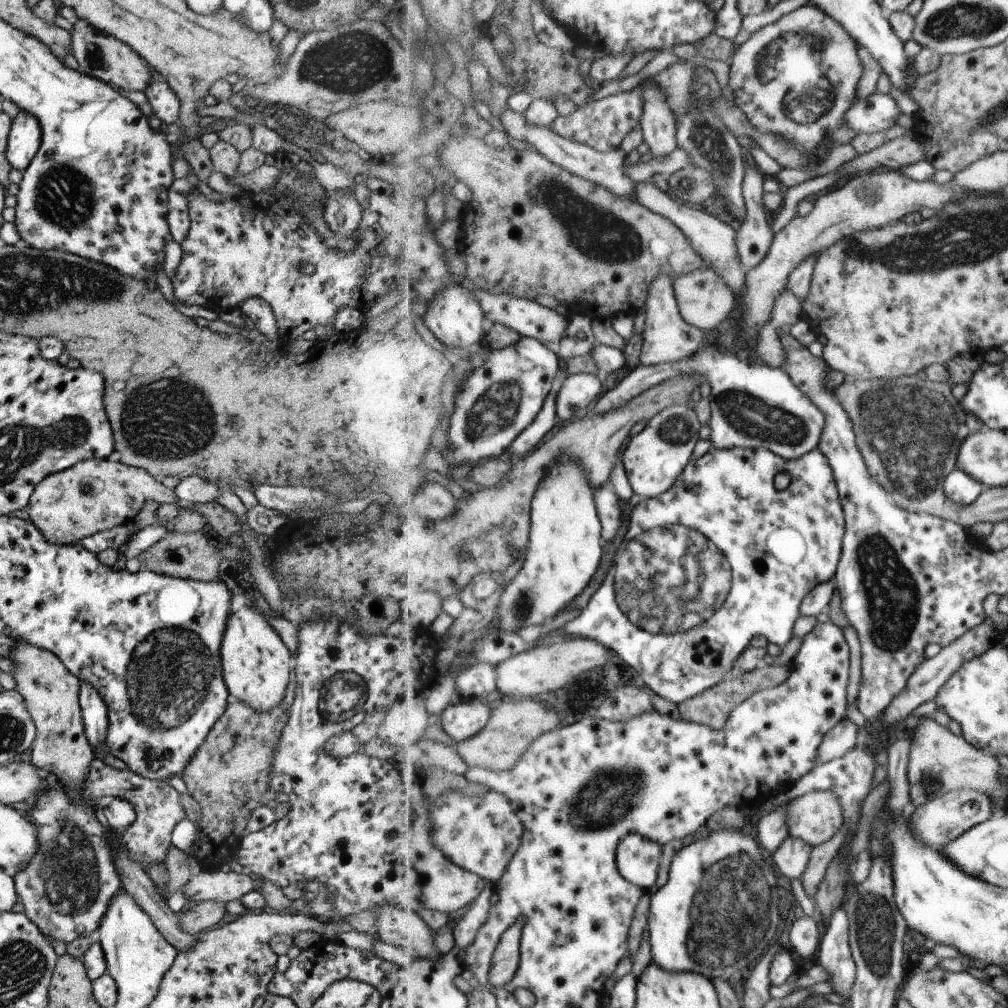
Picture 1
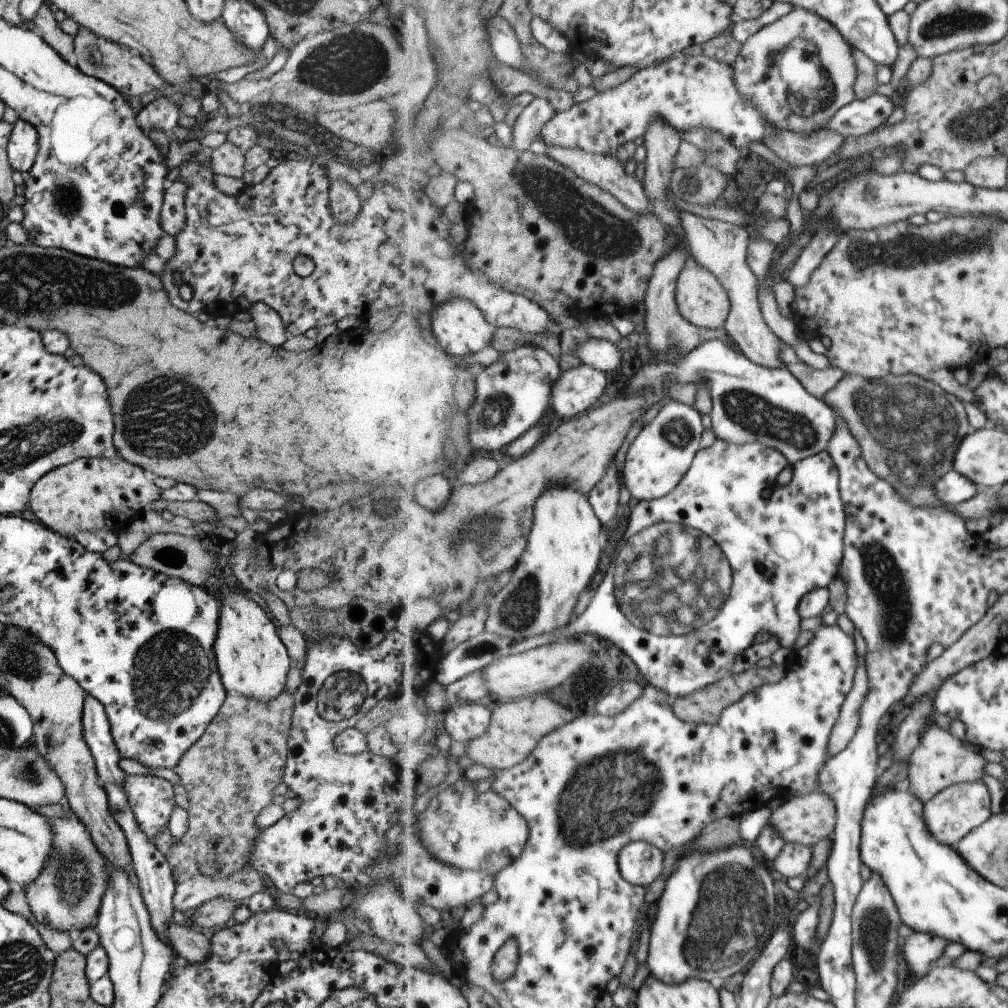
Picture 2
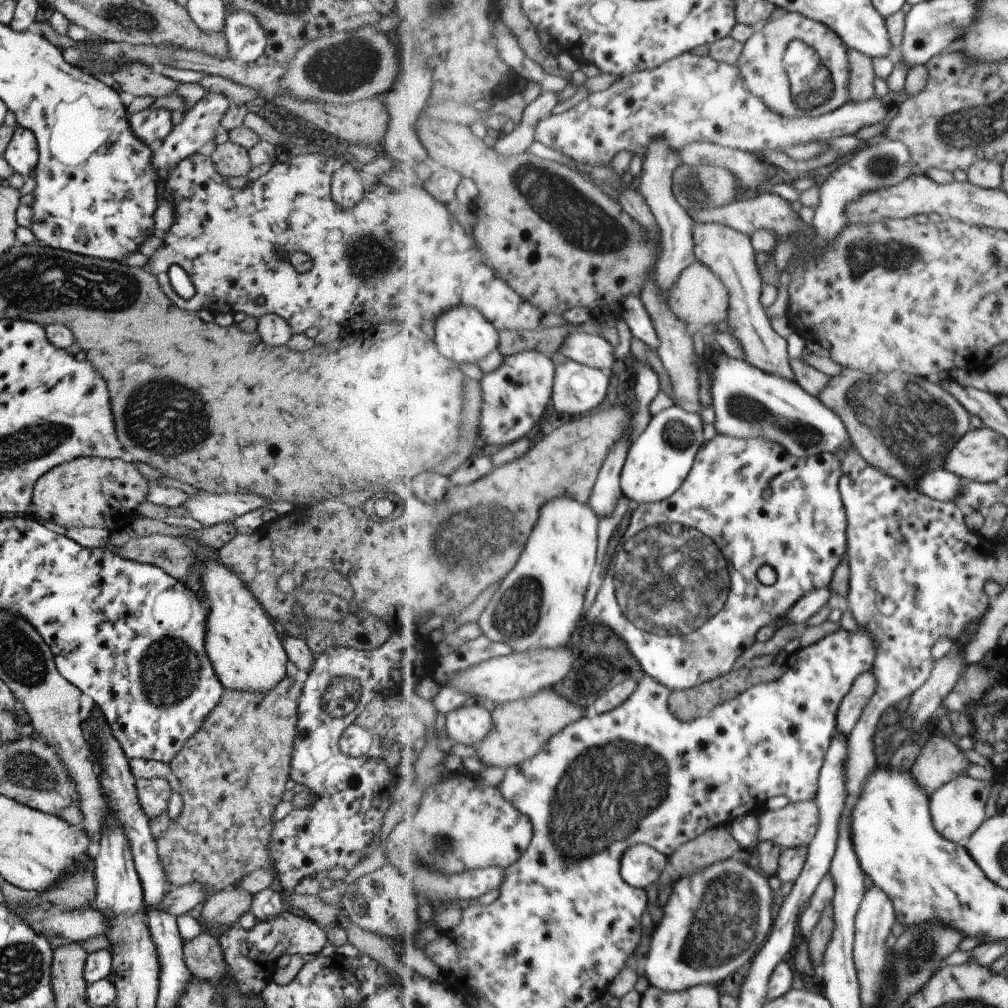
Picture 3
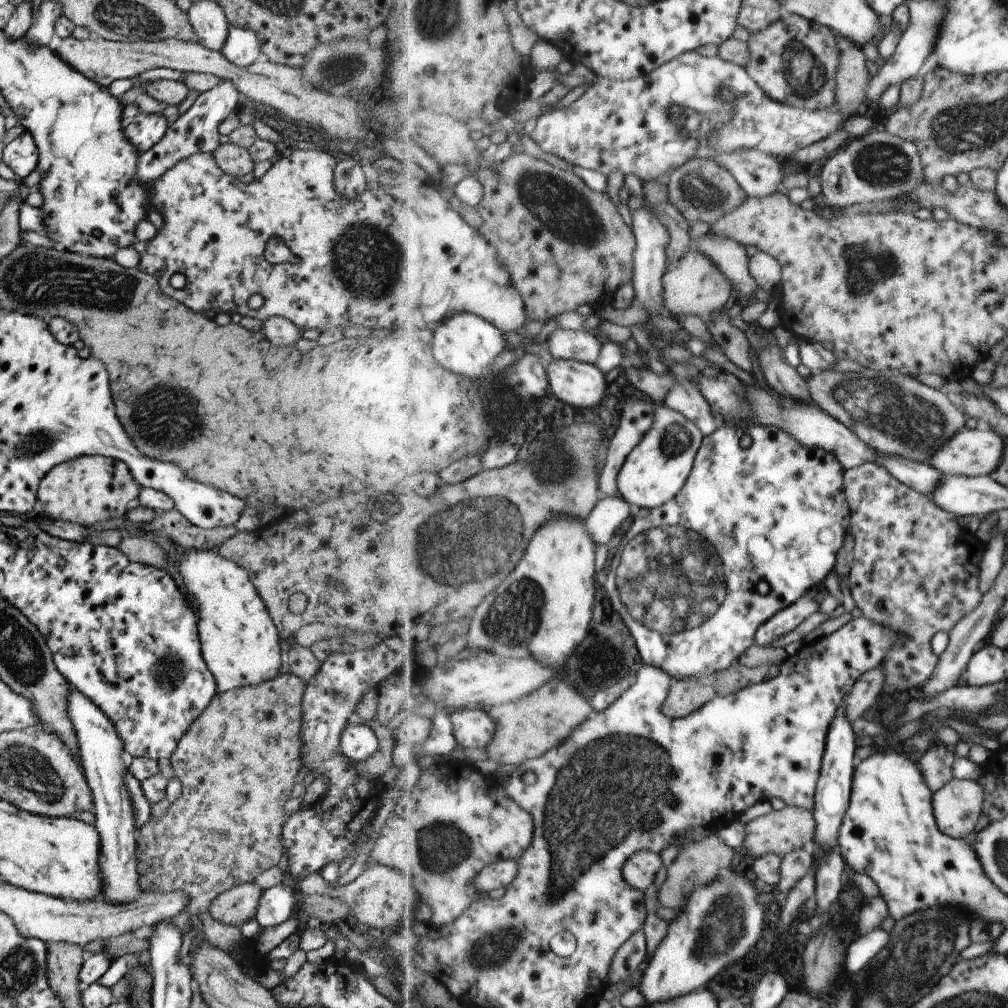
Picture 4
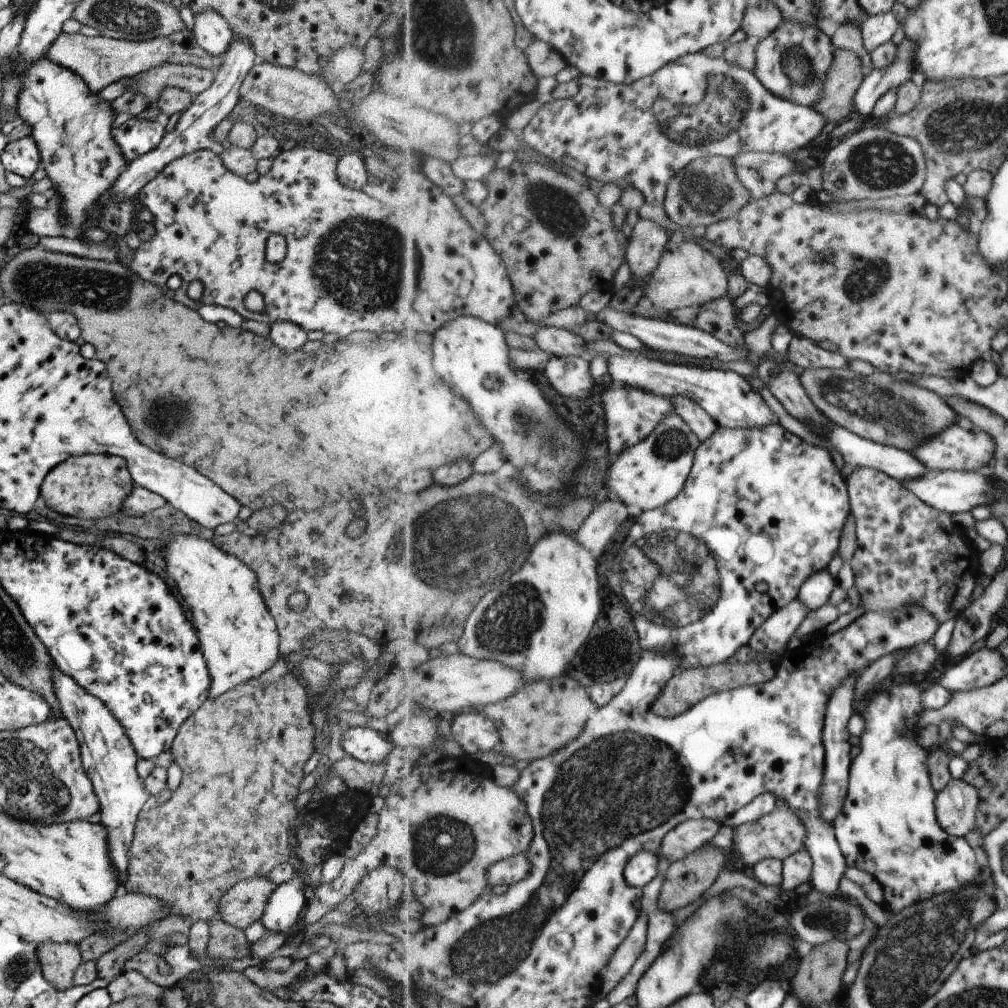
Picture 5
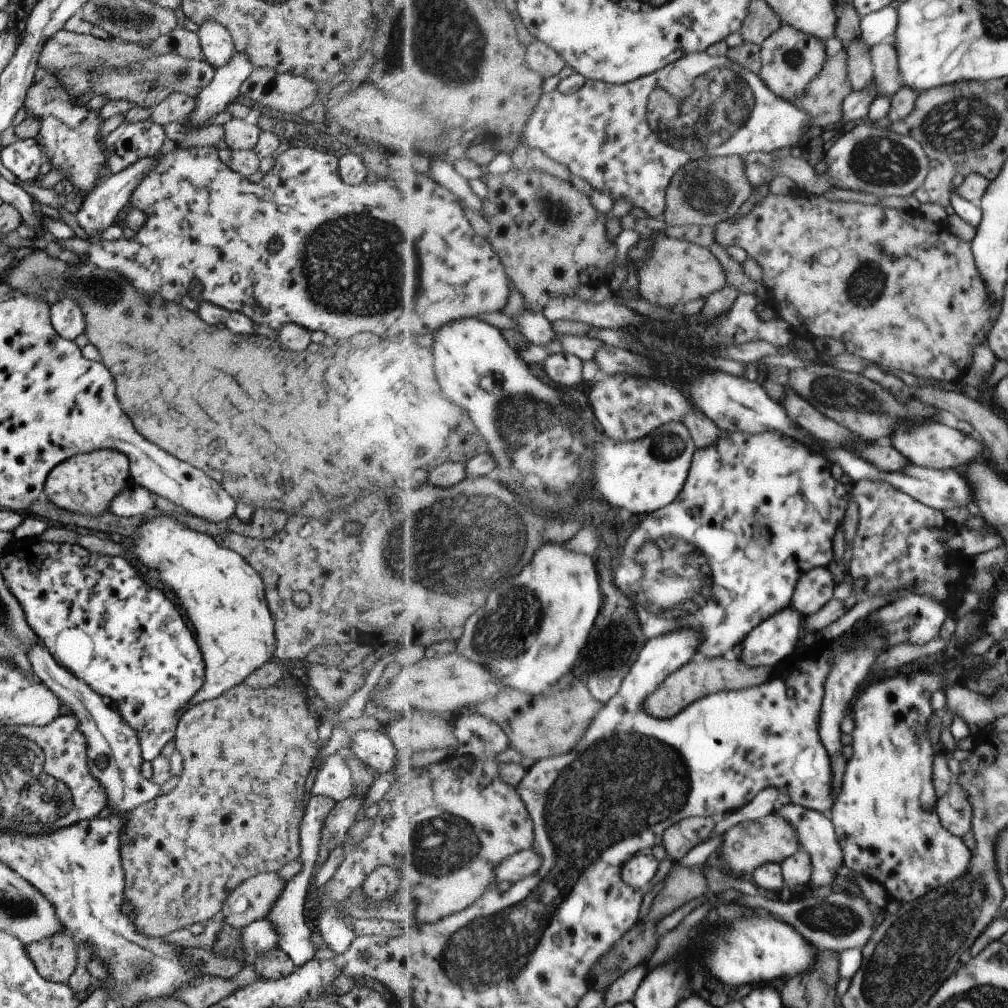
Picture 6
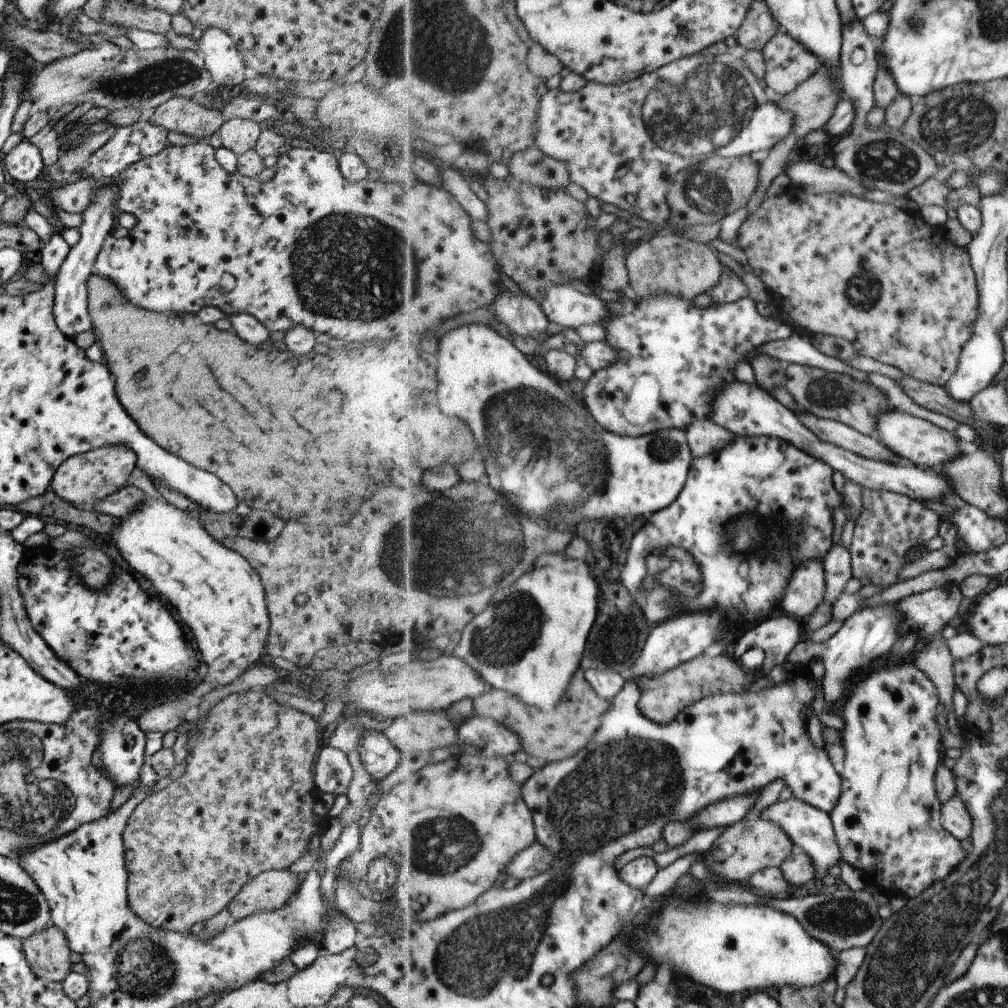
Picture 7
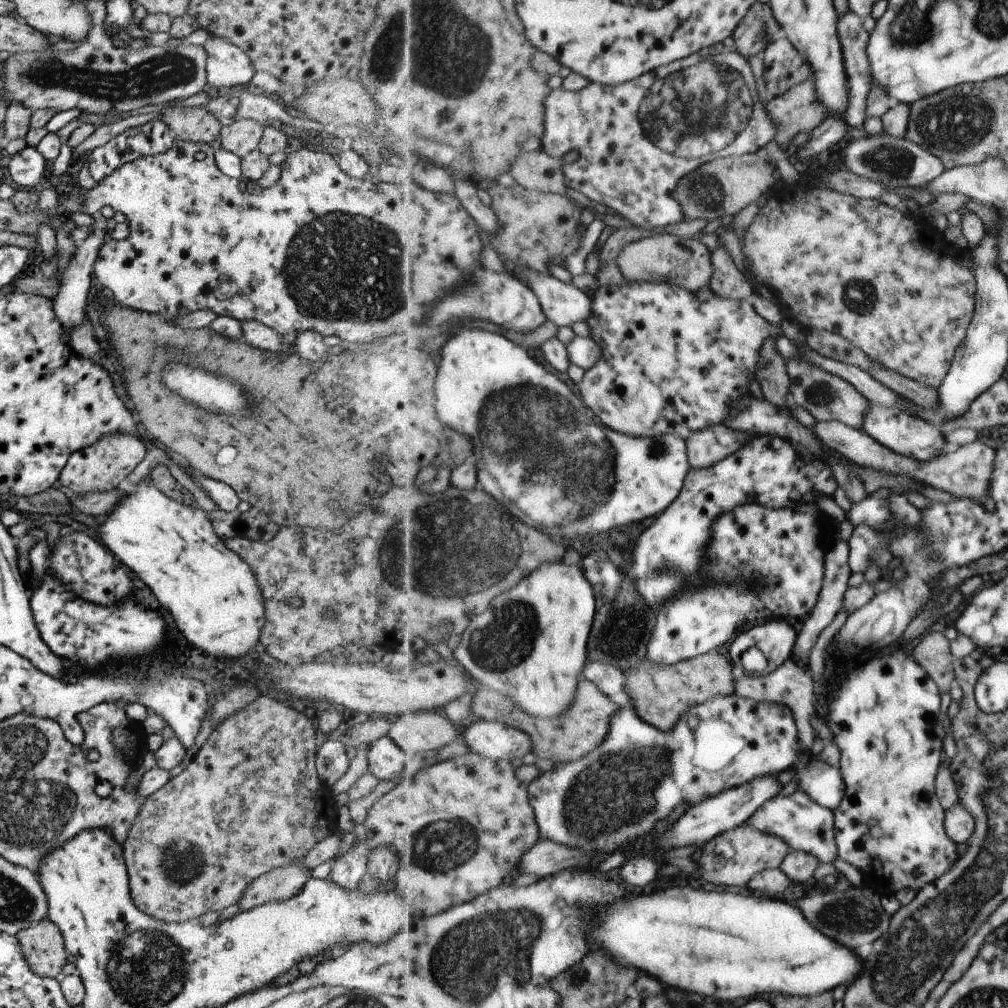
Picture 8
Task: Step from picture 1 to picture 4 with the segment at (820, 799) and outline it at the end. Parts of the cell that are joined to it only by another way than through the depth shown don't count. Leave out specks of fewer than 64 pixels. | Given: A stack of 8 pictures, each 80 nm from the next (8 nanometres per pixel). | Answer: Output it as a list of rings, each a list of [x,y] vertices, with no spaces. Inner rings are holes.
[[[786,805],[782,809],[773,809],[769,814],[749,822],[747,840],[744,847],[755,858],[767,853],[777,853],[784,857],[795,849],[810,847],[817,831],[814,812],[805,807]]]

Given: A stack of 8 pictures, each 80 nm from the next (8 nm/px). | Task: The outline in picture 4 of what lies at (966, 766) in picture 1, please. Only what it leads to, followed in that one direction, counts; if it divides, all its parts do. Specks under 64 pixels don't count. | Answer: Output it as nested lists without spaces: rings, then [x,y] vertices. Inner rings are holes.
[[[938,742],[919,761],[921,772],[933,792],[941,791],[953,777],[953,764],[957,755],[953,747]]]

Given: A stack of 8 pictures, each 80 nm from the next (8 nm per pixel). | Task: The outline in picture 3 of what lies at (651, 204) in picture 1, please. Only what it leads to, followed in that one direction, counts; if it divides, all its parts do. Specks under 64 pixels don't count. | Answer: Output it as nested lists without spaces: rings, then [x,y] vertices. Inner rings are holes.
[[[694,220],[694,251],[696,258],[703,261],[730,291],[730,314],[727,322],[731,332],[742,342],[746,360],[768,373],[797,381],[787,352],[787,340],[781,338],[761,306],[762,274],[756,261],[756,252],[751,238],[744,232],[721,223]]]

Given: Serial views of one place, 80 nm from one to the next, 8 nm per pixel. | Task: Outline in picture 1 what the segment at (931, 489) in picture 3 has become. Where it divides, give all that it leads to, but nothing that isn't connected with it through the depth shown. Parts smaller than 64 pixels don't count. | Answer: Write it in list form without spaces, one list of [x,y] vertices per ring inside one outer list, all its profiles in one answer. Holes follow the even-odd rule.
[[[953,470],[947,475],[941,490],[959,505],[970,505],[983,494],[985,485],[964,470]]]

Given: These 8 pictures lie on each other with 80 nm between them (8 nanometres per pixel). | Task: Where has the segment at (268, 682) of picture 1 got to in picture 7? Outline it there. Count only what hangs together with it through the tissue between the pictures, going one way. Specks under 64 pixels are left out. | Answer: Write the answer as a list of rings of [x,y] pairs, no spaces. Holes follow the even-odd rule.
[[[146,498],[137,509],[126,517],[119,519],[116,529],[111,534],[115,547],[123,560],[133,570],[140,572],[153,584],[158,598],[167,600],[177,614],[179,620],[191,630],[199,659],[207,666],[203,680],[193,689],[183,691],[173,702],[167,700],[153,707],[145,708],[135,720],[143,732],[162,732],[175,730],[190,711],[195,711],[201,698],[213,688],[225,687],[233,683],[249,667],[253,667],[258,658],[266,650],[266,638],[269,630],[264,588],[254,568],[237,551],[225,548],[216,541],[198,523],[195,513],[188,513],[171,506],[169,503]]]

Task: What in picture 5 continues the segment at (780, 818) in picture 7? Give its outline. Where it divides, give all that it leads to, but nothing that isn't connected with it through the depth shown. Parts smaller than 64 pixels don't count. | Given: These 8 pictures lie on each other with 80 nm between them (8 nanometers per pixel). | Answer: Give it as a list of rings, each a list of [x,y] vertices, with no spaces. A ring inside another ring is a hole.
[[[799,811],[808,830],[806,849],[814,860],[810,882],[823,898],[839,895],[841,878],[846,876],[848,864],[838,843],[833,825],[826,823],[817,813]]]

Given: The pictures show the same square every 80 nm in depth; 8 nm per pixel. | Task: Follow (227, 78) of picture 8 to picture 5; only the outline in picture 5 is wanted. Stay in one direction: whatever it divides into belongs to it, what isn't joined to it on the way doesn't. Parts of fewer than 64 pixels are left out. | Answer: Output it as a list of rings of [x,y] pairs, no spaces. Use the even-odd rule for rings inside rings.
[[[211,9],[195,13],[193,27],[189,31],[205,52],[216,57],[225,52],[233,37],[224,18]]]

